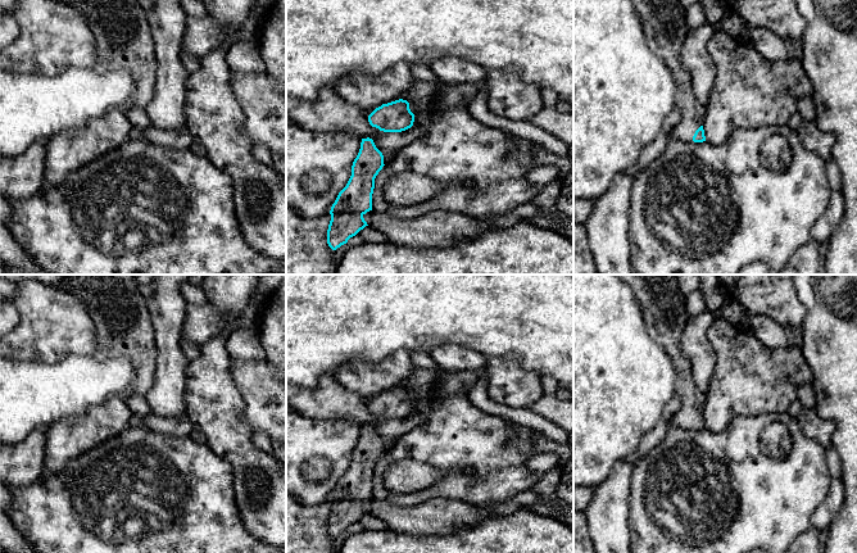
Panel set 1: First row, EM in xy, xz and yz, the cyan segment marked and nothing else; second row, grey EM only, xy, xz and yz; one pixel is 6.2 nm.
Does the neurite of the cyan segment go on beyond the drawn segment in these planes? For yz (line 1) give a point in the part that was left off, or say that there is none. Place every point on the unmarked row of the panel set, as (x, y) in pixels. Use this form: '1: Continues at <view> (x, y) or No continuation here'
1: Continues at yz (663, 306)

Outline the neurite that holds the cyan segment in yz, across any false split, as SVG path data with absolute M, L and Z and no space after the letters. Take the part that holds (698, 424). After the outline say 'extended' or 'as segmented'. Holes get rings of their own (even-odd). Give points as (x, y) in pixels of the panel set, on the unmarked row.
M616 275L626 282L639 304L643 313L645 327L650 337L666 350L676 370L675 393L681 399L681 407L671 420L671 426L683 430L706 429L703 408L704 394L698 390L693 381L692 366L688 355L681 349L683 332L689 321L686 296L680 290L675 275Z | extended

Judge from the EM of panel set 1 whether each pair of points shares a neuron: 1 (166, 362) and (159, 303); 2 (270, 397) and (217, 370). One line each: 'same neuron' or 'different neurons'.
1: same neuron
2: different neurons

